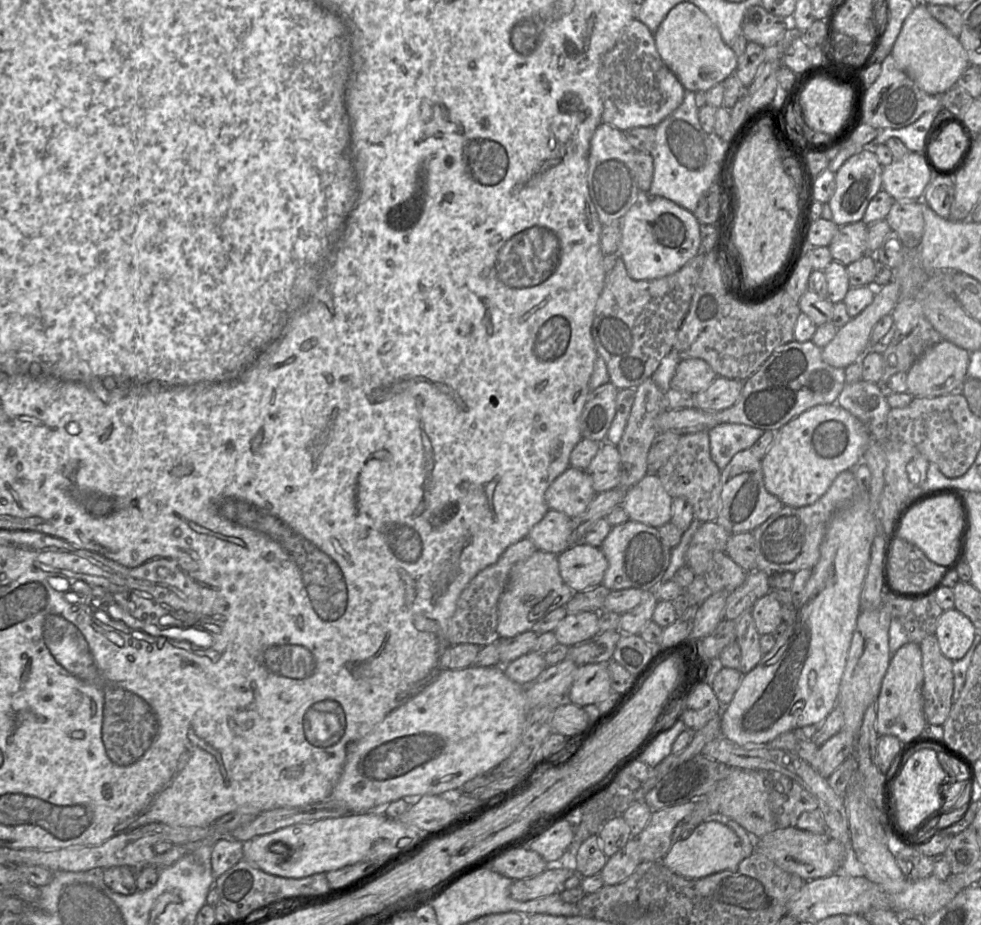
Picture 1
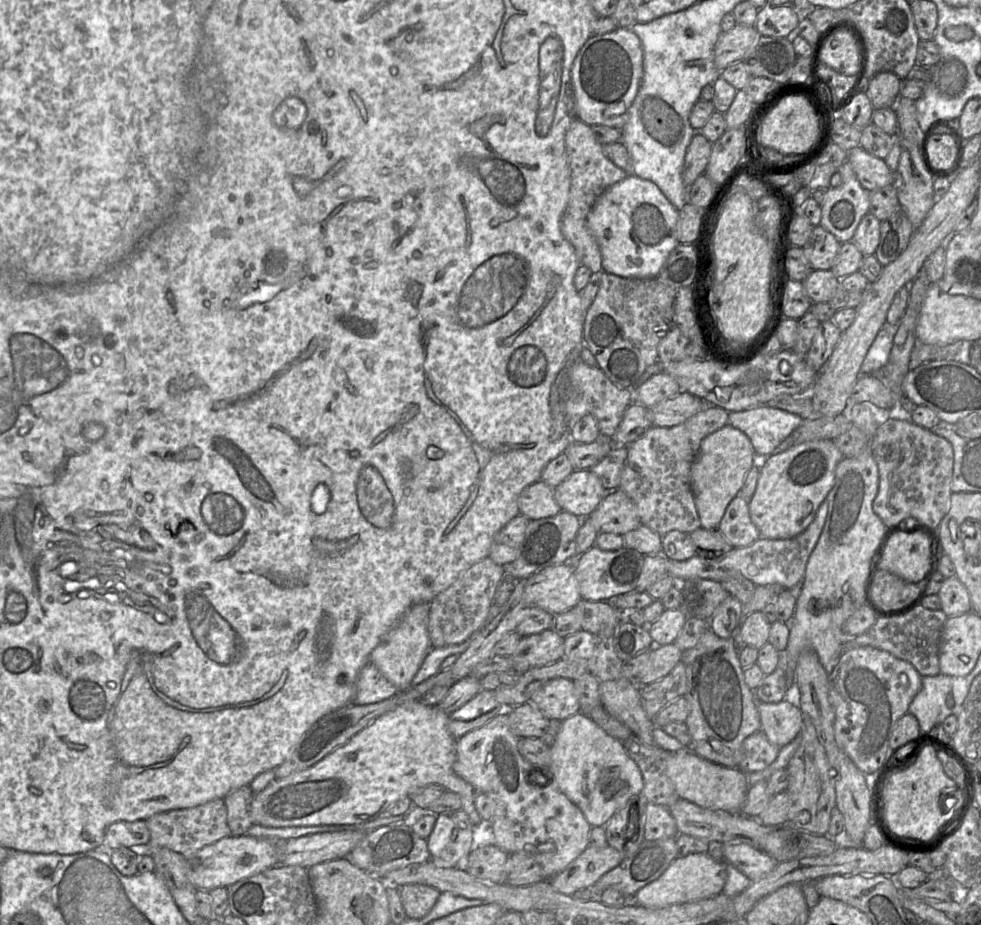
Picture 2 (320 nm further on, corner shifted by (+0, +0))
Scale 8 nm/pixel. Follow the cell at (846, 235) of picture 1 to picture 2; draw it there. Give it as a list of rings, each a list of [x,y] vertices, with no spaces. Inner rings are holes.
[[[814,226],[803,247],[812,270],[830,270],[837,257],[840,243],[836,237],[822,226]]]

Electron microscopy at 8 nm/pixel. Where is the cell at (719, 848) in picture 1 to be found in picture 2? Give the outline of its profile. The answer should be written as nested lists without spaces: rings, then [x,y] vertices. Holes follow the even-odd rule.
[[[707,852],[677,857],[660,877],[639,889],[630,899],[636,905],[658,909],[716,896],[727,880],[724,863],[714,860]]]

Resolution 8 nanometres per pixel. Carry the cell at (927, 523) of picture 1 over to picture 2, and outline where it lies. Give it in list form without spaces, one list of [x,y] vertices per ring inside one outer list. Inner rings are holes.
[[[921,532],[894,534],[885,548],[880,571],[910,583],[921,581],[929,569],[929,545],[928,536]]]

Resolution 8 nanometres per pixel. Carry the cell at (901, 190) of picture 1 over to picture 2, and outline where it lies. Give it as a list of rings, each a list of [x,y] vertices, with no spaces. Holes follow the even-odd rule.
[[[860,146],[848,151],[847,162],[860,184],[869,192],[894,183],[895,174],[885,160],[871,155]]]

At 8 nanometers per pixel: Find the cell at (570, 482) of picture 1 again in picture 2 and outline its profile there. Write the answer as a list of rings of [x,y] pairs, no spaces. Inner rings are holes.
[[[541,480],[528,486],[518,498],[520,514],[531,520],[552,517],[562,511],[554,498],[554,488]]]

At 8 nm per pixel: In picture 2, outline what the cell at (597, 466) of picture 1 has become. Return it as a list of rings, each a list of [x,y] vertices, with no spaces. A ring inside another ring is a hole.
[[[589,469],[574,470],[554,488],[554,498],[562,511],[581,519],[599,506],[606,493],[598,476]]]

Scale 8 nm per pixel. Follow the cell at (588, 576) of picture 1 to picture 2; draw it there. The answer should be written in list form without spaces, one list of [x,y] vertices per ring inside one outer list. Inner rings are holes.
[[[573,564],[546,567],[524,581],[524,604],[553,615],[575,607],[581,600]]]

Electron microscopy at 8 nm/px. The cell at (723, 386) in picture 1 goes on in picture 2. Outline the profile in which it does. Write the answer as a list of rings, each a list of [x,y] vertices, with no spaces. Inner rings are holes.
[[[680,391],[677,395],[647,408],[651,410],[653,426],[674,427],[700,412],[706,405],[700,398]]]

